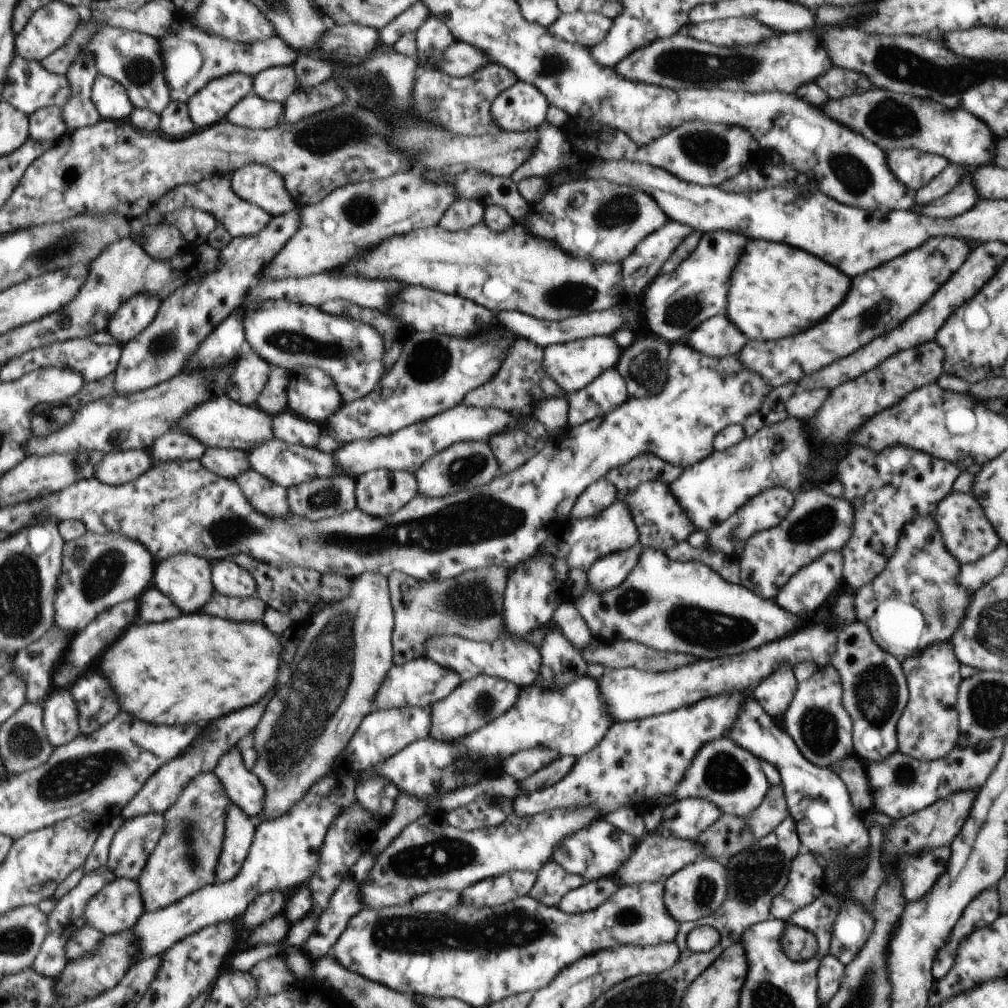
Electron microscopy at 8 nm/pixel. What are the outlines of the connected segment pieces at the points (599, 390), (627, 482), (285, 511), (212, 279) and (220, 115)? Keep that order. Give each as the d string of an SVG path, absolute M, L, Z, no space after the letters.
M606 370L589 386L576 393L566 394L569 405L567 423L569 427L584 425L584 422L604 416L616 406L624 404L628 394L618 370Z
M646 453L634 458L634 462L619 467L618 472L613 470L606 474L605 478L614 484L617 494L625 498L630 490L647 481L661 481L670 485L682 475L683 470L682 467L674 467L651 453Z
M251 469L236 478L243 494L262 514L269 517L289 517L294 515L289 502L289 490L273 482L265 475Z
M299 210L275 217L266 231L254 237L234 237L221 254L220 268L205 277L196 277L163 303L155 322L135 340L123 346L124 354L116 373L116 392L130 395L173 381L188 366L205 341L214 333L216 322L224 322L246 302L252 288L267 267L282 253L301 228Z
M242 72L210 82L190 100L194 123L198 128L209 129L229 119L234 108L255 93L255 82L256 78Z

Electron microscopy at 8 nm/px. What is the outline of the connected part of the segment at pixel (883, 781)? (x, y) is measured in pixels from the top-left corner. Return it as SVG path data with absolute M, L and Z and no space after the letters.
M994 739L974 747L957 747L946 757L934 761L920 761L896 750L896 753L882 761L863 762L869 786L872 788L872 810L886 814L893 820L902 819L942 798L946 799L958 790L978 792L998 765L1004 744L1002 739Z

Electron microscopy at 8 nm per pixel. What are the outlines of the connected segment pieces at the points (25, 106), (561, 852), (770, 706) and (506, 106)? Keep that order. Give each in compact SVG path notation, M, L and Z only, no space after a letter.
M21 55L14 58L12 69L9 71L8 86L5 88L4 100L13 104L25 114L35 114L40 108L52 106L64 107L70 101L71 87L67 75L61 76L49 72L39 61L30 61Z
M598 820L584 829L568 836L554 848L551 860L574 875L582 876L586 882L606 879L612 872L618 872L632 857L638 840L614 827L610 822Z
M790 663L778 665L776 672L768 676L752 692L752 696L770 715L782 716L791 706L796 693L797 678L794 678L794 665Z
M518 81L493 103L493 120L505 132L534 131L546 121L549 106L538 88Z

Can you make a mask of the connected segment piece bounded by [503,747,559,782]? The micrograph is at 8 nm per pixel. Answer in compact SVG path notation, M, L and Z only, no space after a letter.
M537 747L509 757L504 763L503 772L518 782L524 781L532 774L538 773L538 770L545 769L558 758L557 751L550 751L546 747Z

